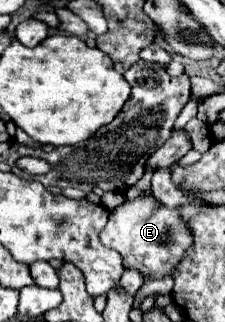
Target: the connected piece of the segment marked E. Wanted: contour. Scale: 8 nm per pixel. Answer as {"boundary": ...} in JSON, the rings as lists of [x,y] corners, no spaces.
{"boundary":[[[152,194],[124,200],[118,208],[114,208],[106,228],[100,232],[100,240],[104,246],[120,252],[124,266],[138,270],[144,280],[162,280],[166,276],[174,276],[184,252],[194,242],[192,228],[182,220],[180,208],[168,208]]]}

